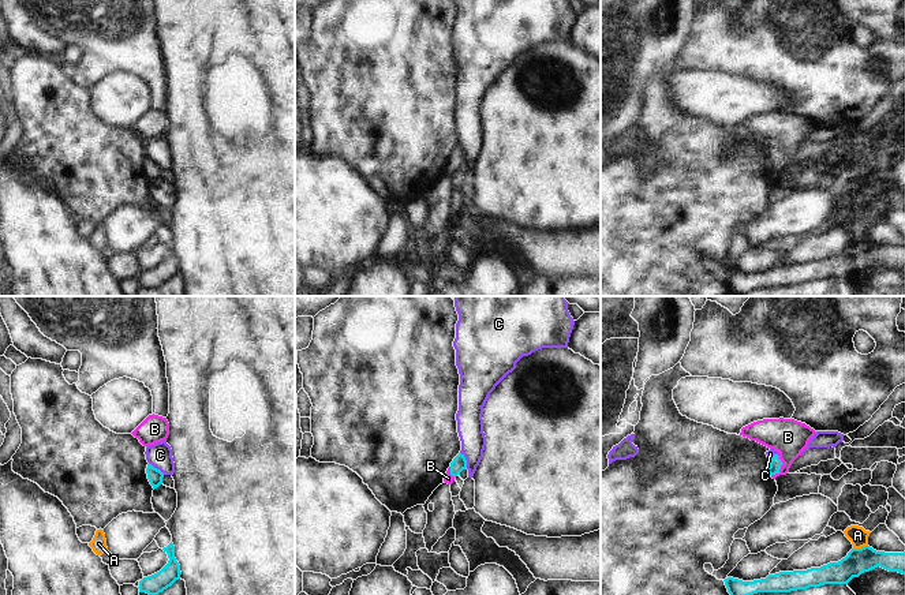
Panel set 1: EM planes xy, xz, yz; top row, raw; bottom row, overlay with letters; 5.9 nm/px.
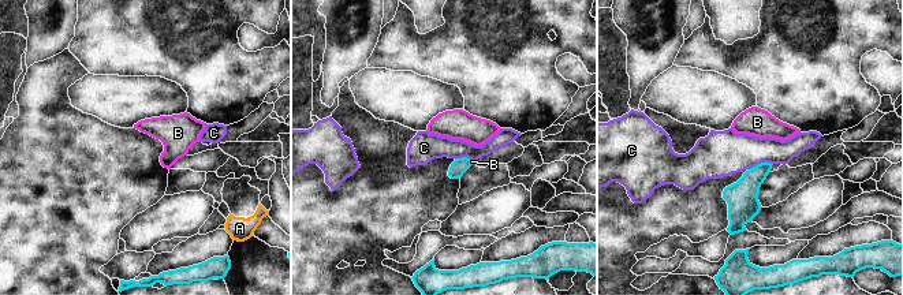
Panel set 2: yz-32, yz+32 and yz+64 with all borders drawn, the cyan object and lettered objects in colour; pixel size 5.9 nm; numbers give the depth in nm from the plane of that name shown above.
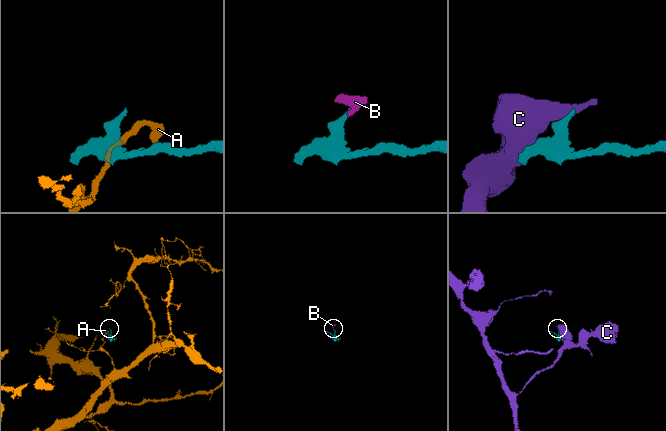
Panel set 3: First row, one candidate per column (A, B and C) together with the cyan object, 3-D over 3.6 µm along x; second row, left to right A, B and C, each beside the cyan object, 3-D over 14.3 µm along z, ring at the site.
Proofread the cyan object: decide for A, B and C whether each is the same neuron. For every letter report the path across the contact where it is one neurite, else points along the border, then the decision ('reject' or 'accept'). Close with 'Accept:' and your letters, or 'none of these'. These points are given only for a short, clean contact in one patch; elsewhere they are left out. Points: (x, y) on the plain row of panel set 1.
A: border along yz (867, 239), (853, 243); reject
B: runs through yz (776, 157), (780, 161), (788, 149), (788, 131); accept
C: reject
Accept: B

